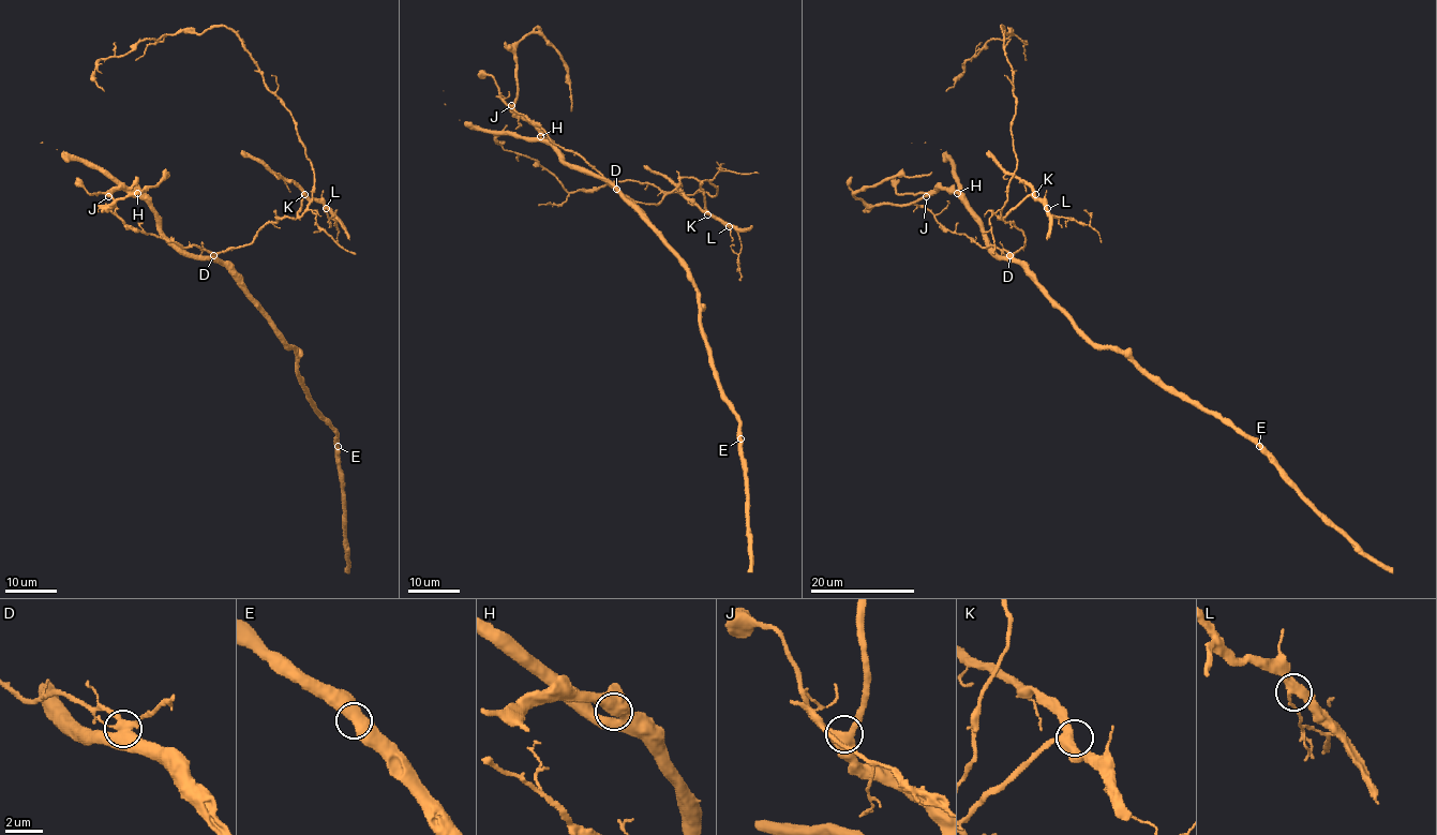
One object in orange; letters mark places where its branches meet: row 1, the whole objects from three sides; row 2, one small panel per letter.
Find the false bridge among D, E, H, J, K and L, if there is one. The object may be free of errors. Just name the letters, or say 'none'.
D

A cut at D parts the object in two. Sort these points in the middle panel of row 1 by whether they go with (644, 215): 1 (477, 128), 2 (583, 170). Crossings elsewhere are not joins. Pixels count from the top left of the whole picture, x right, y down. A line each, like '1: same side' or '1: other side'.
1: same side
2: same side

